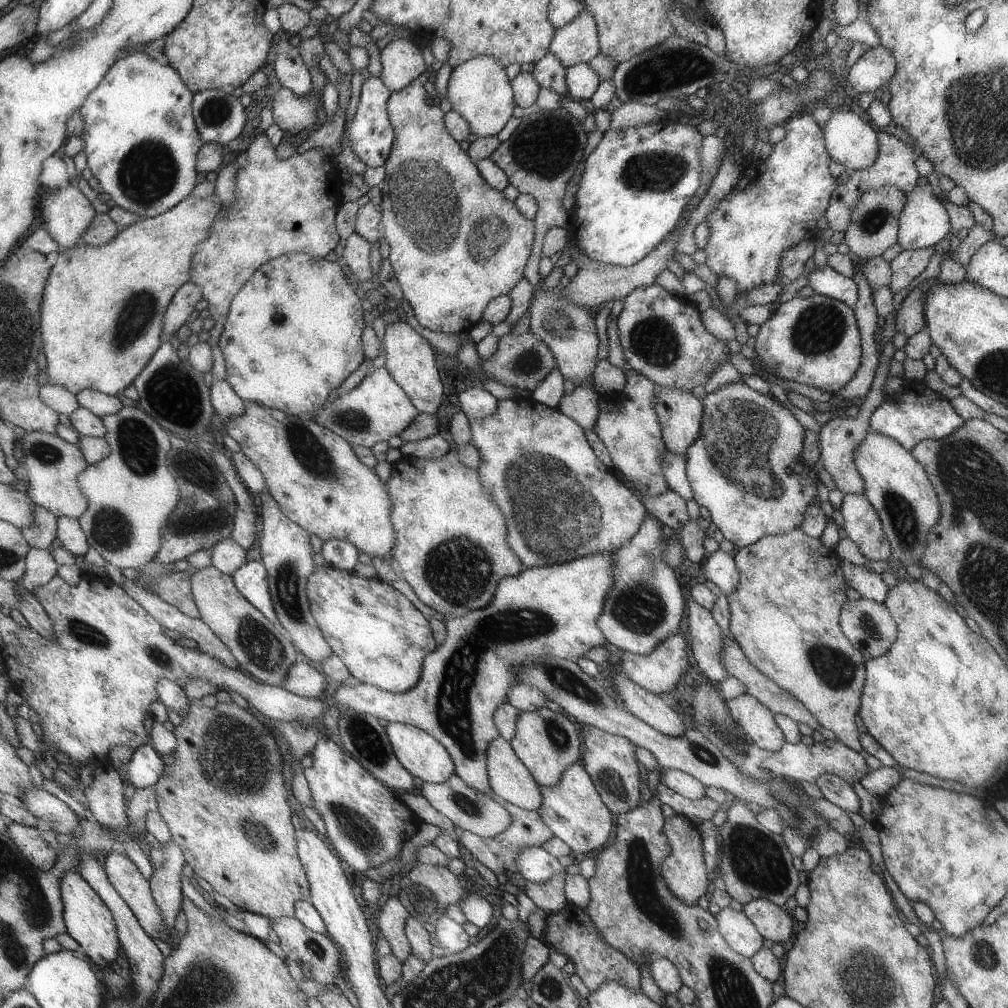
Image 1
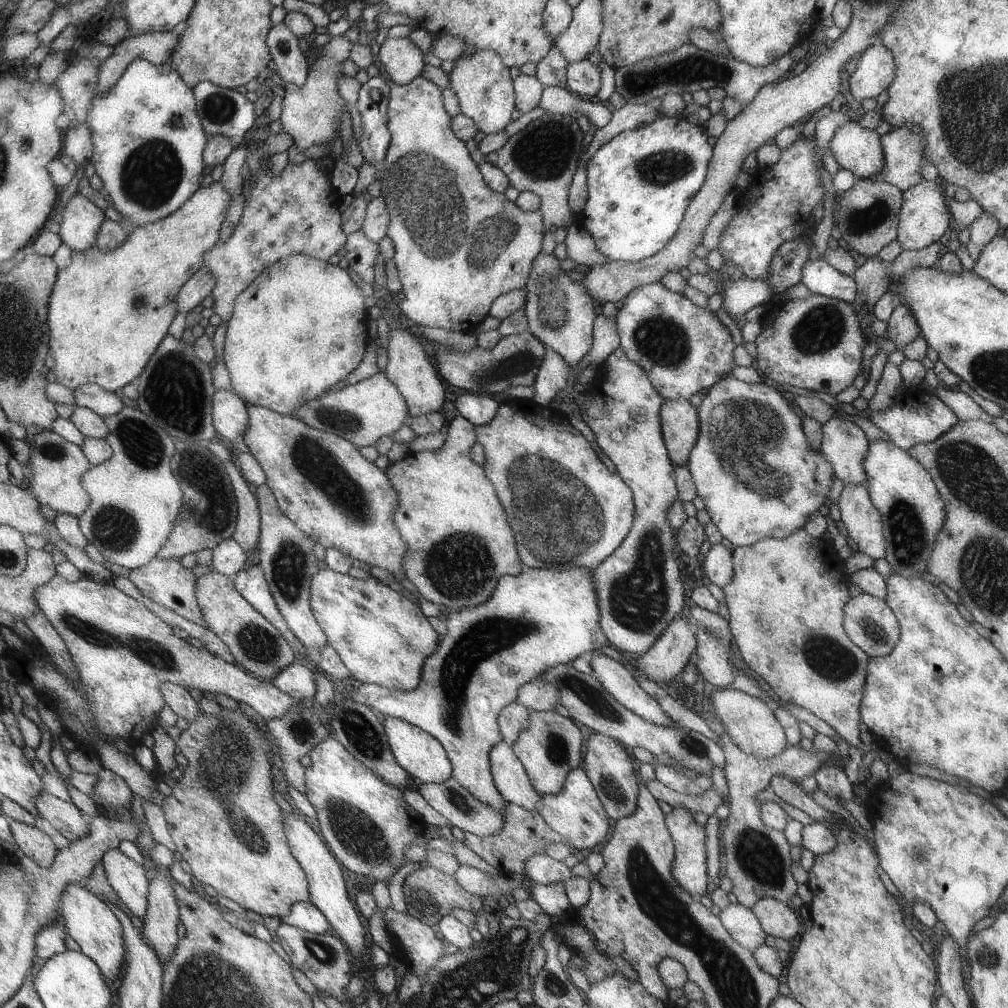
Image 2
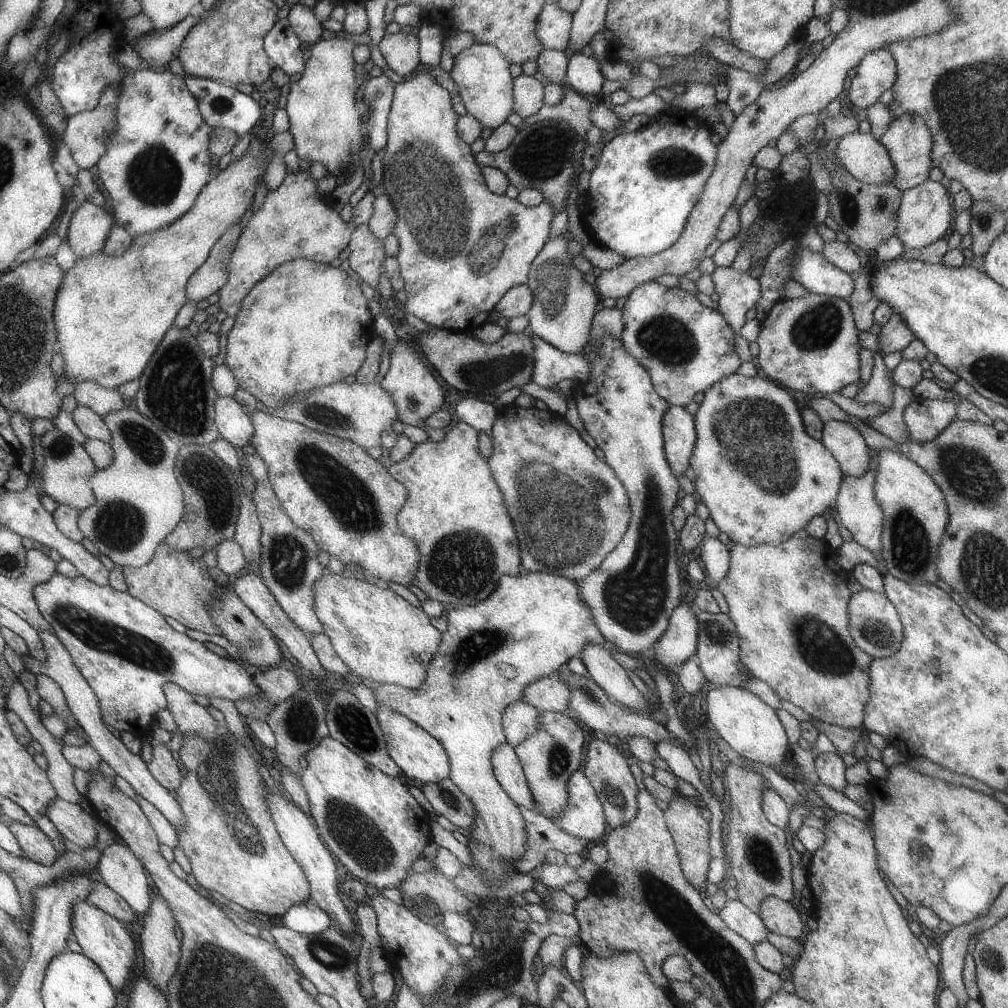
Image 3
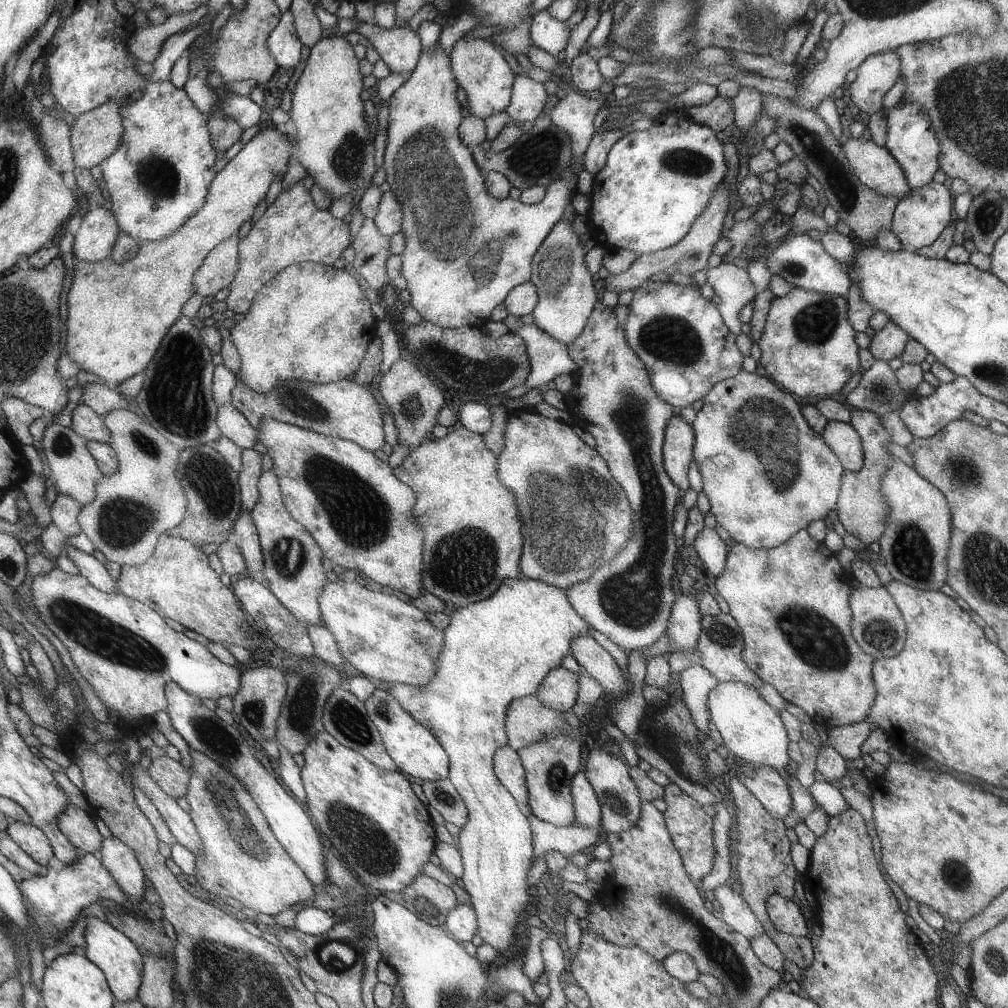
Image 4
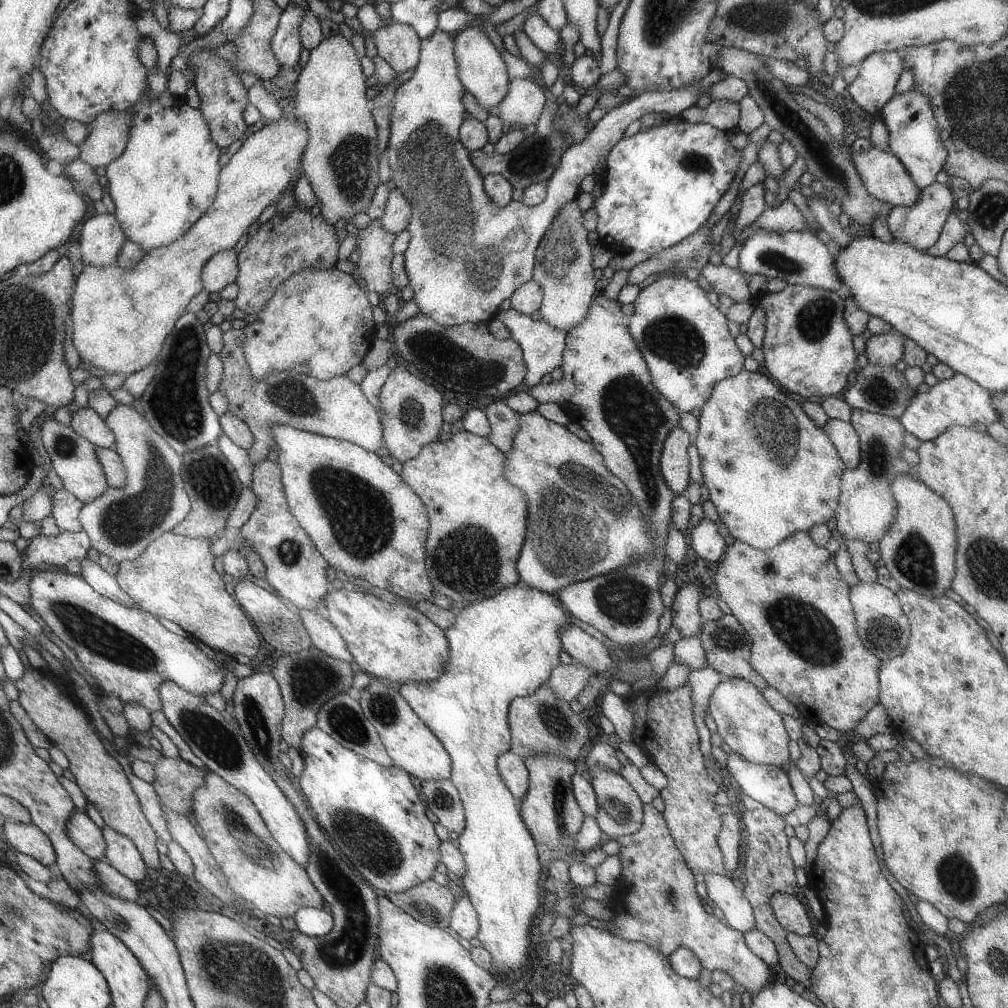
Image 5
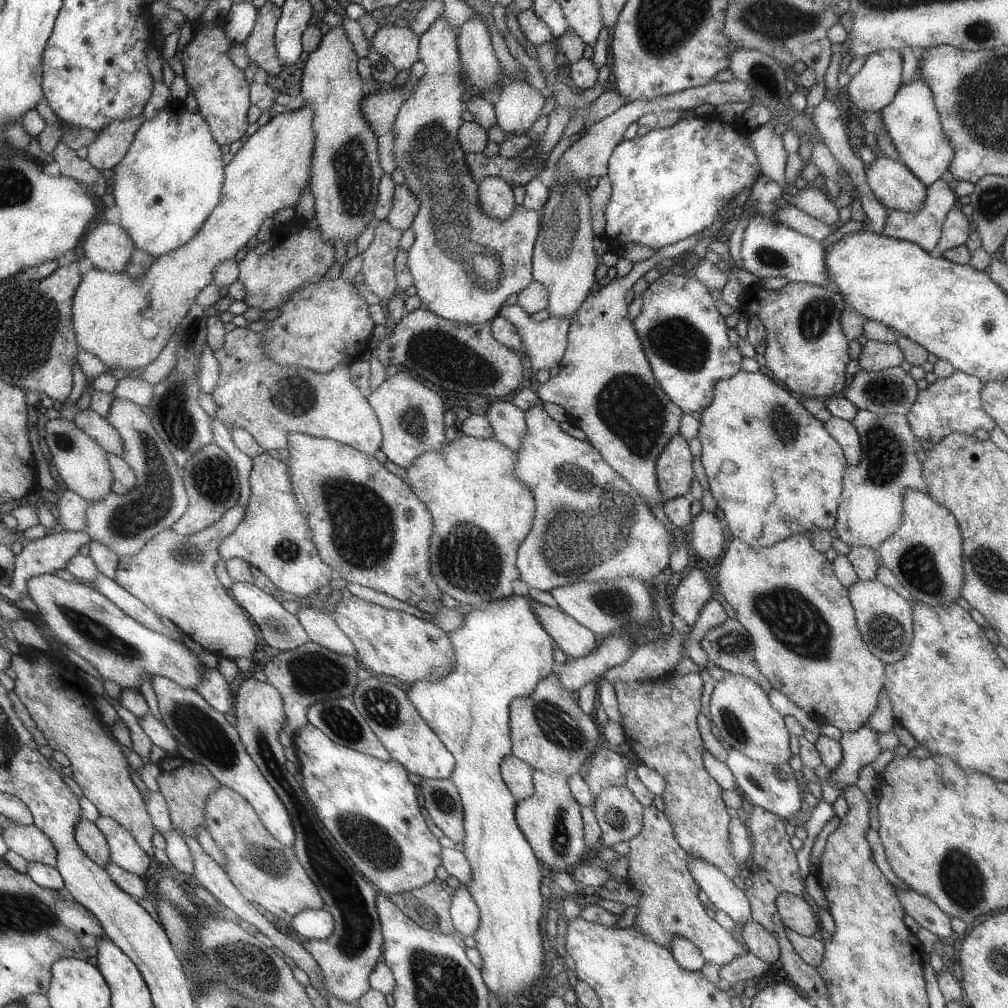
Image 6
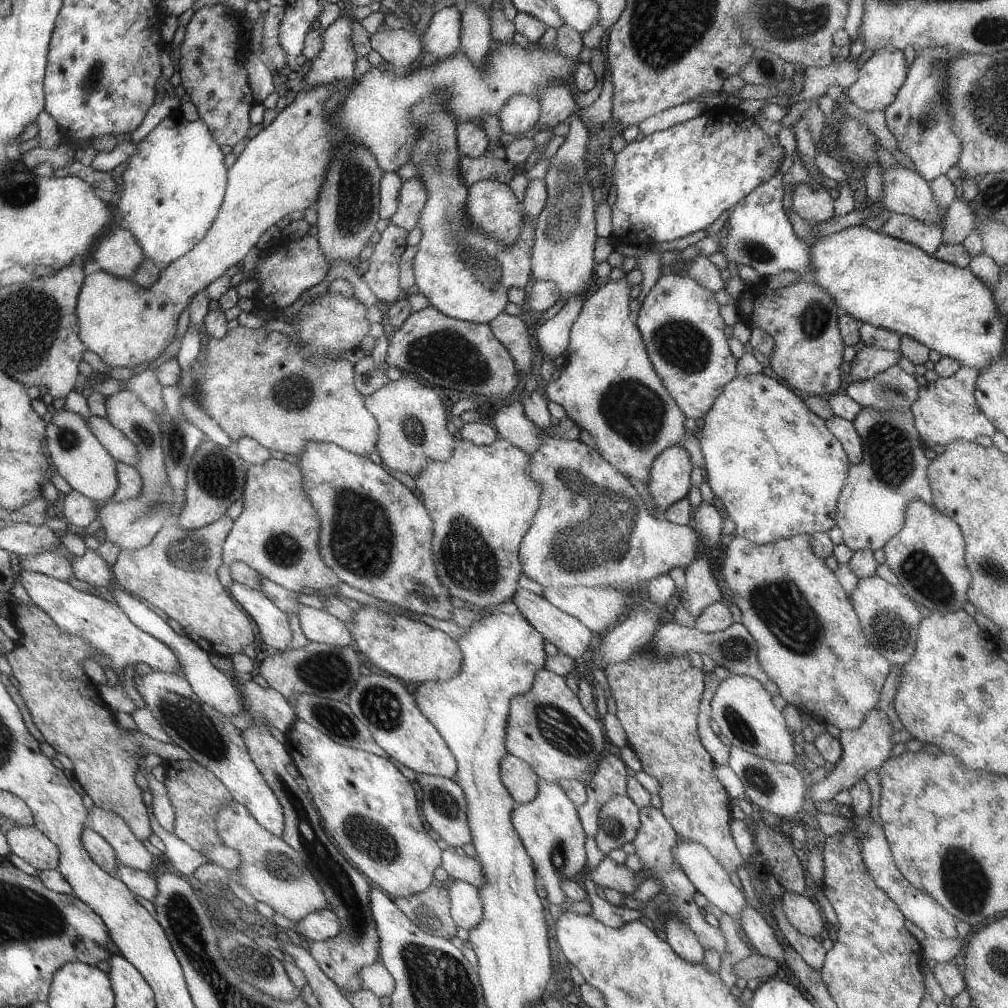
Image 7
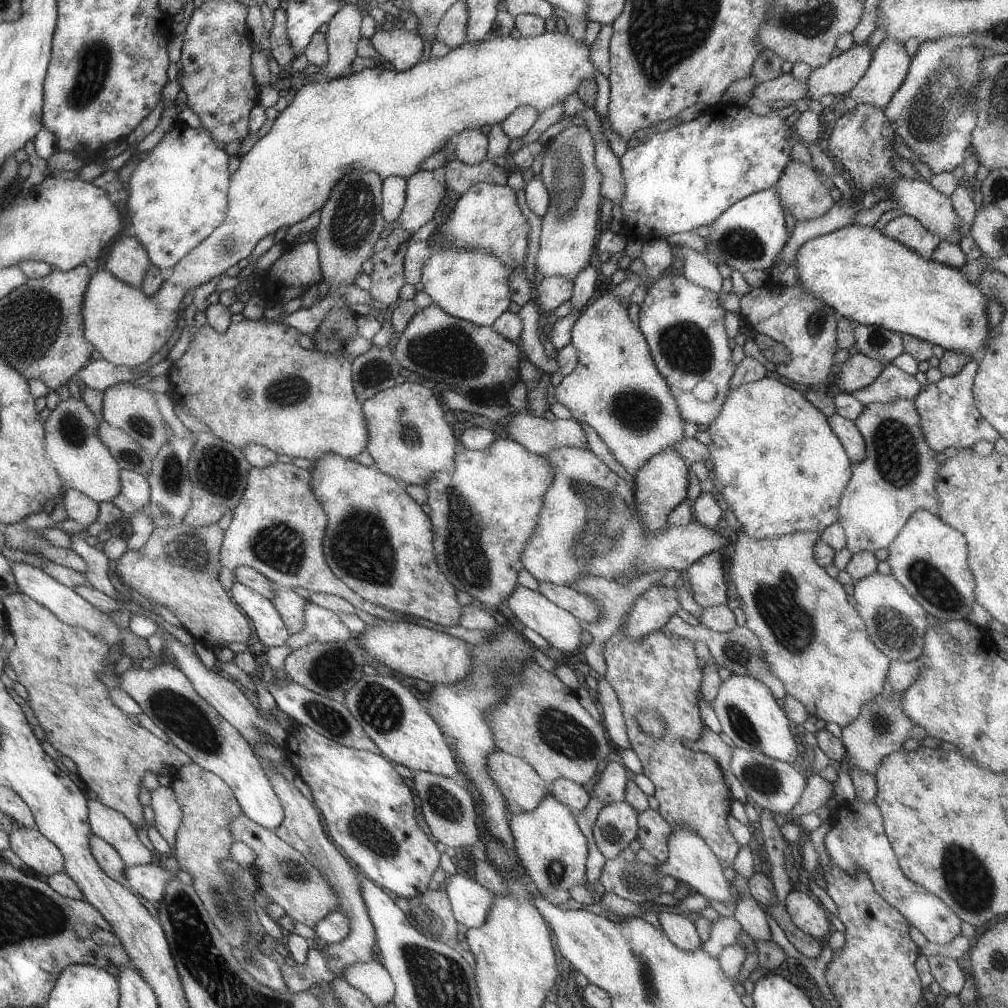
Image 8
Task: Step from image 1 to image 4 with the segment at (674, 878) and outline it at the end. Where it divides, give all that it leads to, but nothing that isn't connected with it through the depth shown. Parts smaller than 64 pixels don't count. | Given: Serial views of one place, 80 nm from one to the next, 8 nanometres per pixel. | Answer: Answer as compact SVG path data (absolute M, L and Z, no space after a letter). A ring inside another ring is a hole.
M669 781L663 787L662 800L665 801L664 824L668 828L668 834L672 838L672 844L677 853L680 854L681 861L689 880L693 883L701 882L705 874L713 868L713 830L711 830L711 816L703 812L703 808L680 790L673 782Z

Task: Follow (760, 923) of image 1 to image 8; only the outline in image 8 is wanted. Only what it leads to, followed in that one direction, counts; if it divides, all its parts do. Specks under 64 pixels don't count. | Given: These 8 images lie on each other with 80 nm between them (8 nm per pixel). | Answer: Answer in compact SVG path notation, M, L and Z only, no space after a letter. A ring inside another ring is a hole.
M790 890L784 900L784 909L789 914L793 924L804 932L811 935L814 939L824 940L829 934L829 922L821 906L811 900L809 896L796 891Z

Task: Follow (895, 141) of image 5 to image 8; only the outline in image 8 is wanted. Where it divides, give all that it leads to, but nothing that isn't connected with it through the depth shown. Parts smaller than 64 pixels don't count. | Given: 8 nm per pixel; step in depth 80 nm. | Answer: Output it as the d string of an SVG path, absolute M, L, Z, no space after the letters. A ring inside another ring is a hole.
M947 36L933 42L919 43L908 76L905 76L904 83L883 110L895 137L903 141L933 175L961 166L969 155L969 136L977 119L969 102L969 90L977 80L977 64L984 55L986 52L979 50L979 46L973 46L973 36Z

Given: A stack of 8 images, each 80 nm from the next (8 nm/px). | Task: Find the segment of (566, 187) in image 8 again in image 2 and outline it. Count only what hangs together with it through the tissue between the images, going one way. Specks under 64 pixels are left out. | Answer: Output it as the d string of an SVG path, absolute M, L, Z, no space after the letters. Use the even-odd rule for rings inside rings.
M539 252L532 260L528 272L528 282L523 287L527 290L524 311L527 330L540 343L556 352L569 366L579 362L592 346L593 299L588 290L579 282L571 282L567 271L559 268L559 261L553 259L552 252Z

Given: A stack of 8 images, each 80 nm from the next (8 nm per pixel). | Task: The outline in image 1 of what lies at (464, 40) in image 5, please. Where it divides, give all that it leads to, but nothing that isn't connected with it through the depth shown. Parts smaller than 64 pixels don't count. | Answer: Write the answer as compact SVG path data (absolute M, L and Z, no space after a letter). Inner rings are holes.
M491 55L476 56L452 68L446 84L446 95L452 110L465 118L470 132L478 137L496 135L509 120L515 106L505 69Z

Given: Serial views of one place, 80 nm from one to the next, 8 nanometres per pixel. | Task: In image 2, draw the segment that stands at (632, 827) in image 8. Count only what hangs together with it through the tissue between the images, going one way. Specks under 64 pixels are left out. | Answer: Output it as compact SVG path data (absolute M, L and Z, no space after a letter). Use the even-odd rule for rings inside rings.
M599 733L591 734L585 746L584 757L582 768L595 786L596 795L604 805L605 812L608 812L609 818L616 821L631 815L636 810L637 782L633 774L633 764L621 744L617 744L611 737Z

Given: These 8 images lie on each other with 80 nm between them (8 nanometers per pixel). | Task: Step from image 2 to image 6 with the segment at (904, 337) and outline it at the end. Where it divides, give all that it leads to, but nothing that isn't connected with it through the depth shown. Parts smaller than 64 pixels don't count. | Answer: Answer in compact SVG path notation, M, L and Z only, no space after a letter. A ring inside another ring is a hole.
M869 338L859 352L859 370L879 371L898 366L904 359L895 342L879 342Z

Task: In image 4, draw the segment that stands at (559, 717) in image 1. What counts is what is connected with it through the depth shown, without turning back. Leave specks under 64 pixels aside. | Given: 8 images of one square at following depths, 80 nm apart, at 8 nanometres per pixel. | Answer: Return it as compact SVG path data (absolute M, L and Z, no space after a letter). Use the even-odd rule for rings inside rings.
M562 711L567 722L567 732L557 736L543 736L539 742L527 744L516 752L524 766L528 786L529 808L531 814L552 826L569 827L573 822L573 803L571 794L572 777L579 770L579 720L571 711Z

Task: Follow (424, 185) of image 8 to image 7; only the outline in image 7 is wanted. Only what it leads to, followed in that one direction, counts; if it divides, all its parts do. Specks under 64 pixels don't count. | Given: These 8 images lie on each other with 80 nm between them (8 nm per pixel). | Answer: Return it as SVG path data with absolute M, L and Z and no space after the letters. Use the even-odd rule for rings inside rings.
M411 178L401 188L399 196L399 208L390 219L392 224L410 231L420 221L421 212L427 203L428 192L421 180Z

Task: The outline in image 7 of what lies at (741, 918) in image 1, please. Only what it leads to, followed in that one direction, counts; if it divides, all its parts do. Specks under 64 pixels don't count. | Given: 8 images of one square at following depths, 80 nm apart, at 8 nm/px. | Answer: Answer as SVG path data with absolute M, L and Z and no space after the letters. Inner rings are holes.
M679 838L674 849L674 855L676 856L677 864L684 869L685 876L692 881L692 884L696 886L696 891L701 893L709 903L731 918L736 919L741 914L741 910L747 906L742 890L731 884L728 873L719 866L717 860L701 844Z

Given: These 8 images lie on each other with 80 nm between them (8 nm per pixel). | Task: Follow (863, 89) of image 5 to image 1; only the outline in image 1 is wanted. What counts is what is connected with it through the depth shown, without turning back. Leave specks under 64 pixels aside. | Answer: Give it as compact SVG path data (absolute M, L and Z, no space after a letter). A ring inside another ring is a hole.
M883 45L875 47L864 47L864 52L857 58L857 61L851 66L848 72L848 81L858 94L873 93L880 86L887 83L896 72L896 59L892 52Z

